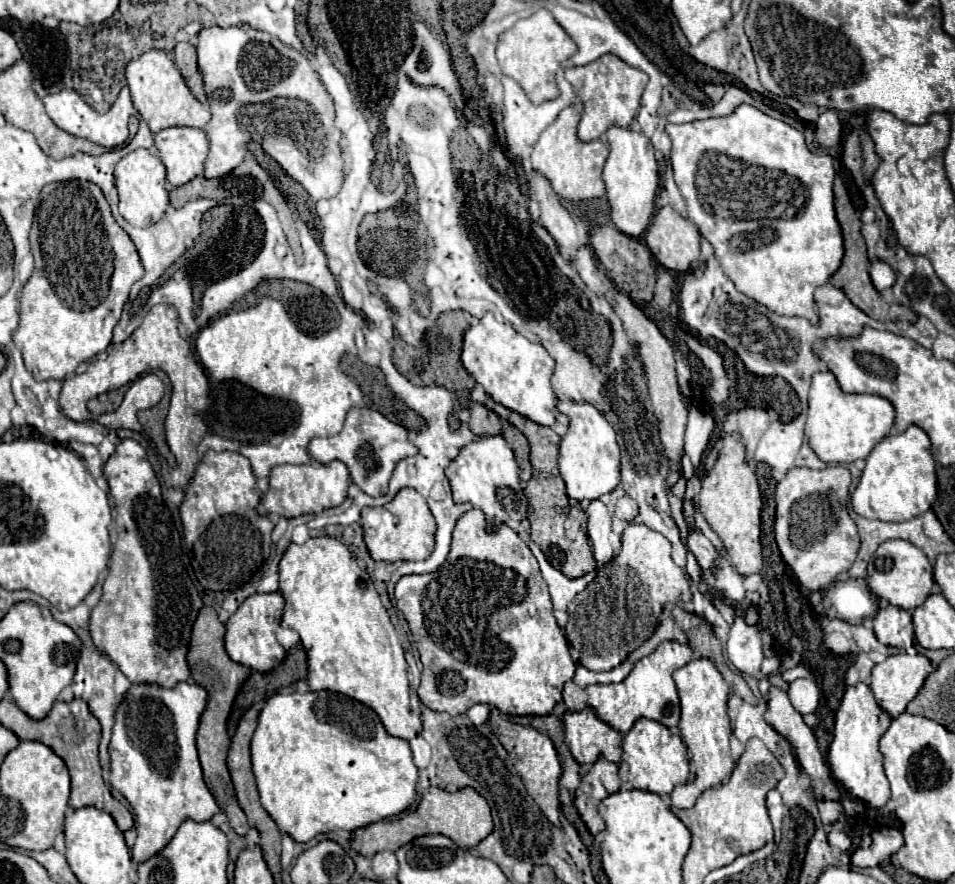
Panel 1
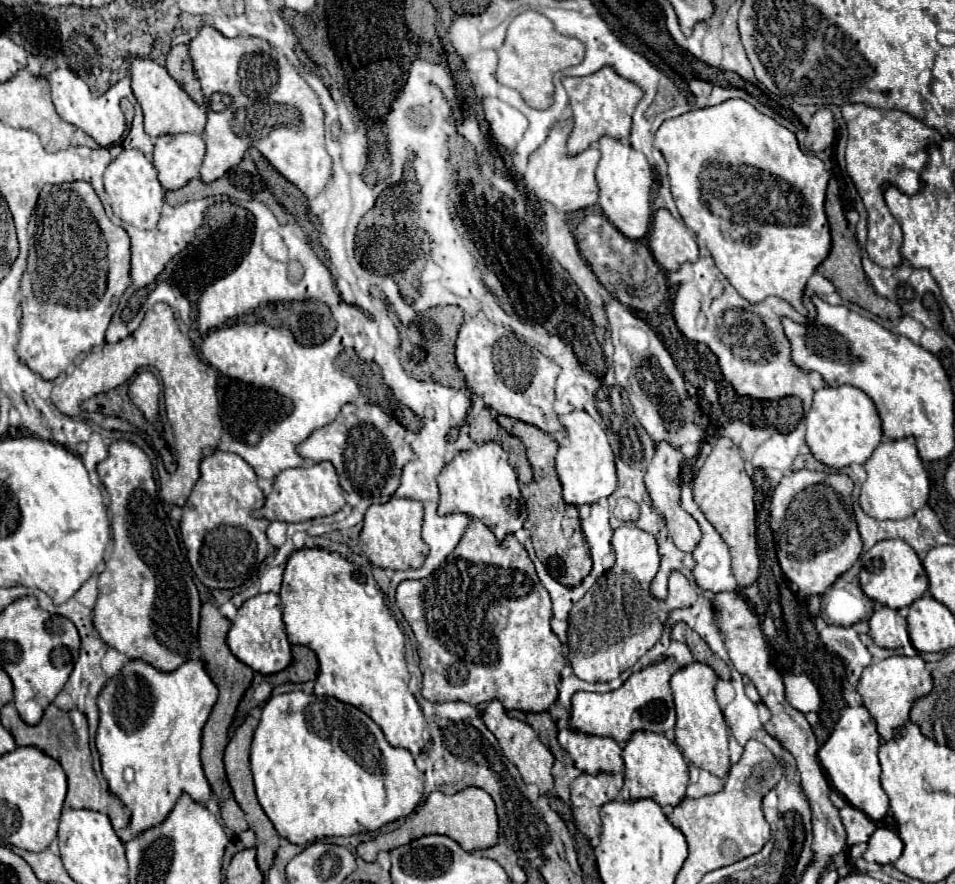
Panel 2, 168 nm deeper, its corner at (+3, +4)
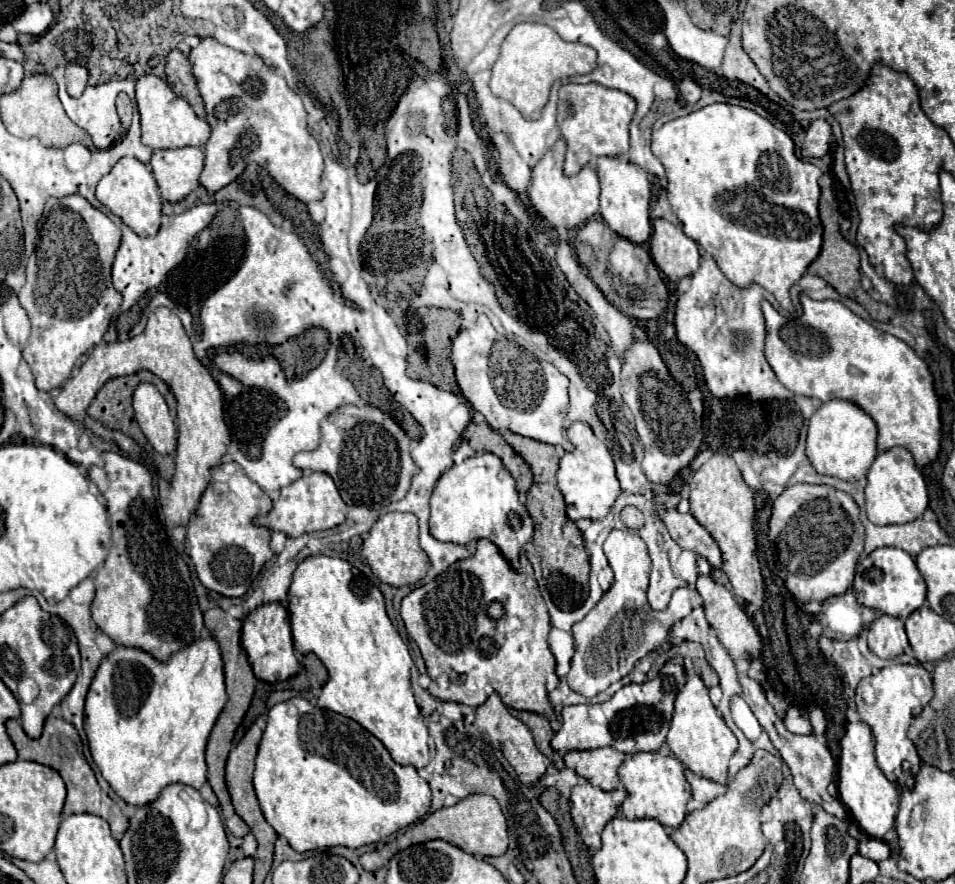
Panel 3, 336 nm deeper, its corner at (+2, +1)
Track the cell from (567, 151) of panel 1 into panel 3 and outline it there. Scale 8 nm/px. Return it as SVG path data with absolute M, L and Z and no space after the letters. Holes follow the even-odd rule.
M558 139L556 145L534 167L532 185L530 185L530 201L532 201L532 205L550 223L550 227L554 227L554 229L580 227L598 211L600 183L598 183L596 171L590 165L586 165L578 175L566 177L564 171L562 171L564 151L566 151L566 143L564 143L564 139Z

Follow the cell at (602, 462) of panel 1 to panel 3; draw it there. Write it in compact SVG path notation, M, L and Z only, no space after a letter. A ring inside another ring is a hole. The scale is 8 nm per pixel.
M574 423L568 429L568 441L574 445L574 451L564 453L564 457L560 459L560 469L558 469L558 489L562 491L562 495L566 499L566 515L572 521L580 521L580 519L604 519L608 515L608 511L612 509L616 497L620 495L620 483L618 483L616 473L614 473L614 461L612 461L608 449L606 449L606 445L584 423Z

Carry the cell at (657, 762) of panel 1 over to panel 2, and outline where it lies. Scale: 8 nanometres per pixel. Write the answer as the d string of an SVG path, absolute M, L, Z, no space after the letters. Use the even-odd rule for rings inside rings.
M637 730L631 734L623 748L625 760L625 782L621 790L621 798L637 800L637 798L653 798L659 806L677 806L685 796L685 788L689 782L687 762L677 748L665 734Z

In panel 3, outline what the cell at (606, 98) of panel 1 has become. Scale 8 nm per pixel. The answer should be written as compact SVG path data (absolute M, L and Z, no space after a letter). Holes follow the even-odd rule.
M566 83L560 87L558 99L558 127L566 141L566 163L564 173L576 175L592 157L618 157L628 153L628 125L634 117L636 101L616 89L600 87L598 83L576 85Z

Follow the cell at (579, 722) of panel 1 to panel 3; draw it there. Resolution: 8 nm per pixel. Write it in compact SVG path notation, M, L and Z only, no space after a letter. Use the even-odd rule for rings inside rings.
M602 747L592 751L570 751L564 755L564 763L580 777L588 779L594 787L600 787L602 791L614 791L622 787L618 779L618 767L622 765L624 757L626 755L614 747Z

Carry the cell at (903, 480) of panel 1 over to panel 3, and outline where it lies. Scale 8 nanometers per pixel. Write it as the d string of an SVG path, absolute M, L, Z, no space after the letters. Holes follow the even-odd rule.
M892 447L884 453L878 453L870 471L866 485L866 515L872 523L892 525L892 523L908 523L912 519L922 517L928 507L928 491L924 477L914 465L912 453L904 447Z

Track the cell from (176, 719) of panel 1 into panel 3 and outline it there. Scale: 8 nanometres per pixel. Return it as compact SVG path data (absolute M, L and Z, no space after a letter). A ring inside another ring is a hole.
M200 637L192 645L172 653L168 661L158 661L150 653L136 647L116 647L108 653L90 685L84 713L84 731L96 767L110 787L134 807L146 805L170 783L184 783L200 789L206 781L204 751L208 735L228 701L224 687L224 663L218 641Z

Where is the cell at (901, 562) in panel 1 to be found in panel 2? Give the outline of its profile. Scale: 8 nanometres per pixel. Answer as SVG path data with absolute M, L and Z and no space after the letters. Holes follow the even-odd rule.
M881 540L881 542L877 542L871 550L861 554L861 562L863 562L863 570L861 570L863 592L871 600L881 602L889 608L895 608L895 610L905 608L911 602L915 602L917 598L921 598L929 588L929 580L927 580L927 574L925 574L925 568L919 560L919 556L903 540Z

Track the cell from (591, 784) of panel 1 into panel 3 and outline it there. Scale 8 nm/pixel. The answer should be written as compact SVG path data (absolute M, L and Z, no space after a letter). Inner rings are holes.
M582 781L572 789L570 815L586 847L600 847L600 833L606 823L618 815L618 809L626 795L628 793L624 787L616 791L602 791L598 787L592 787L588 781Z

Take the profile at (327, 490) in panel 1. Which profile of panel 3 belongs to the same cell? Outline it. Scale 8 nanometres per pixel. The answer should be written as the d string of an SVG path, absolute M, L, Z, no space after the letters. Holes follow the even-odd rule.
M310 473L282 489L280 499L274 503L274 507L266 515L266 519L260 521L260 525L270 531L280 531L288 537L300 537L304 533L338 527L340 523L344 523L346 511L348 511L348 507L342 501L332 477L326 473Z

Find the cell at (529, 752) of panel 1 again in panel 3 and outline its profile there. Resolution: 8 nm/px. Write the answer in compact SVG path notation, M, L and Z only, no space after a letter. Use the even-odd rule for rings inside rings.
M492 693L492 695L486 699L484 705L476 707L474 725L476 725L482 733L486 733L490 739L496 739L496 741L500 743L504 757L506 757L508 763L514 767L514 771L518 773L518 779L520 779L524 785L534 785L534 783L544 775L546 767L550 765L550 759L548 759L546 755L542 755L542 753L536 749L534 739L532 739L532 733L528 731L528 727L526 727L520 719L516 719L516 717L512 717L512 715L508 713L508 707L502 703L500 695Z

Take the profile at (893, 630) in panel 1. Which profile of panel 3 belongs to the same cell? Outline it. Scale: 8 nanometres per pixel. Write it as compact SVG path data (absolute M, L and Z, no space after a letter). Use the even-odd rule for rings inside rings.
M880 615L868 627L868 647L880 659L894 659L908 649L904 621L890 615Z

